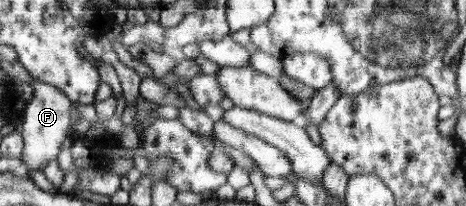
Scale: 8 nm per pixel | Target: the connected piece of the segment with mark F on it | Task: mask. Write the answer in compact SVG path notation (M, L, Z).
M35 78L32 85L35 88L33 98L27 102L24 109L23 125L21 125L21 136L23 137L23 153L20 157L25 164L19 172L28 178L28 174L42 171L50 161L57 160L61 153L61 144L71 136L72 124L72 100L67 97L55 85L43 83Z

